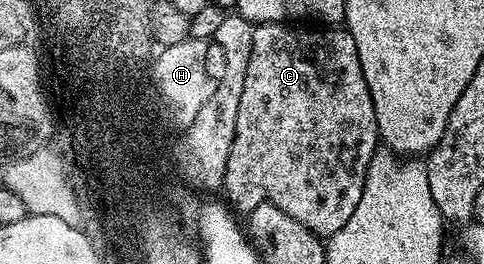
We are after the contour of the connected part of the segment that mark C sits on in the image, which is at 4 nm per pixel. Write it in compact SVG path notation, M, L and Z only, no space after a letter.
M286 22L260 24L252 34L252 52L248 58L248 70L244 78L244 94L240 94L240 114L236 114L236 134L232 138L232 150L228 154L226 167L225 199L229 207L238 214L249 214L261 204L275 204L284 210L300 226L315 232L320 238L328 238L348 223L348 218L360 206L360 194L364 194L364 178L368 174L368 162L372 162L375 152L380 148L376 110L372 106L372 94L368 94L368 82L364 82L364 70L360 70L360 58L352 34L342 26L318 26L315 32L306 28L289 28Z

